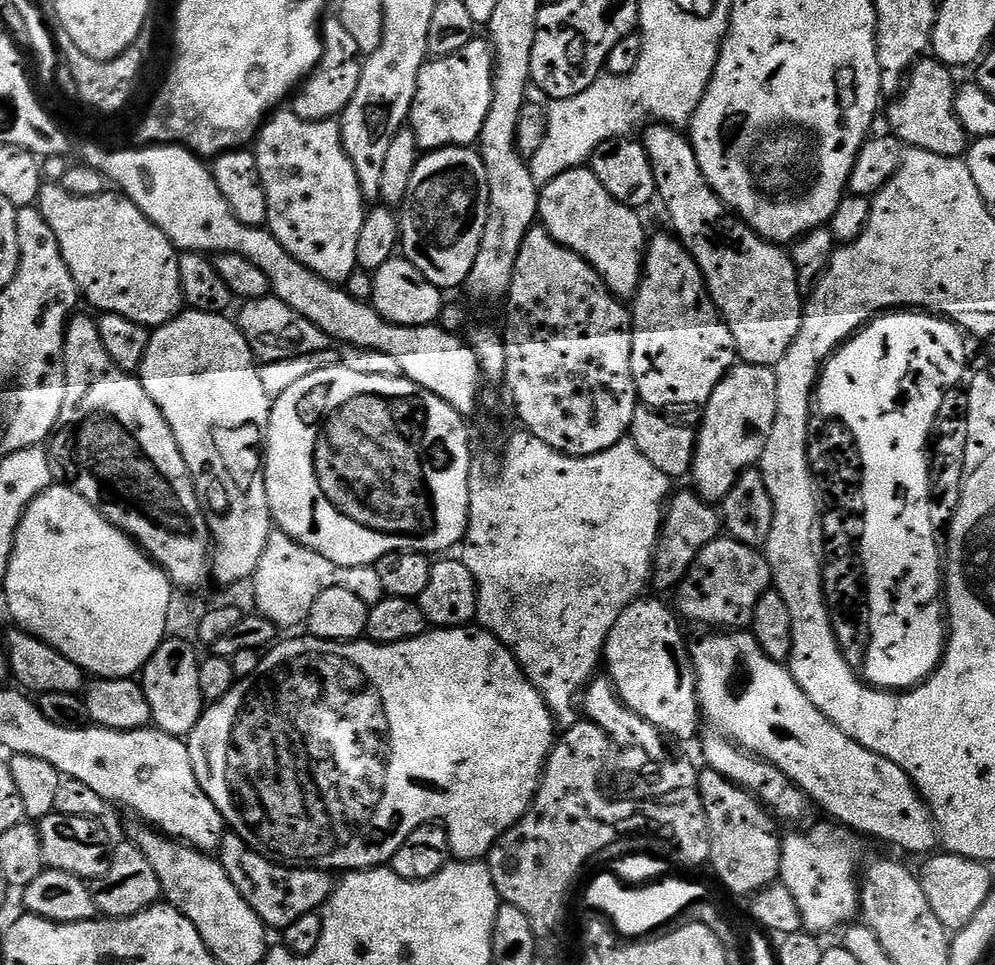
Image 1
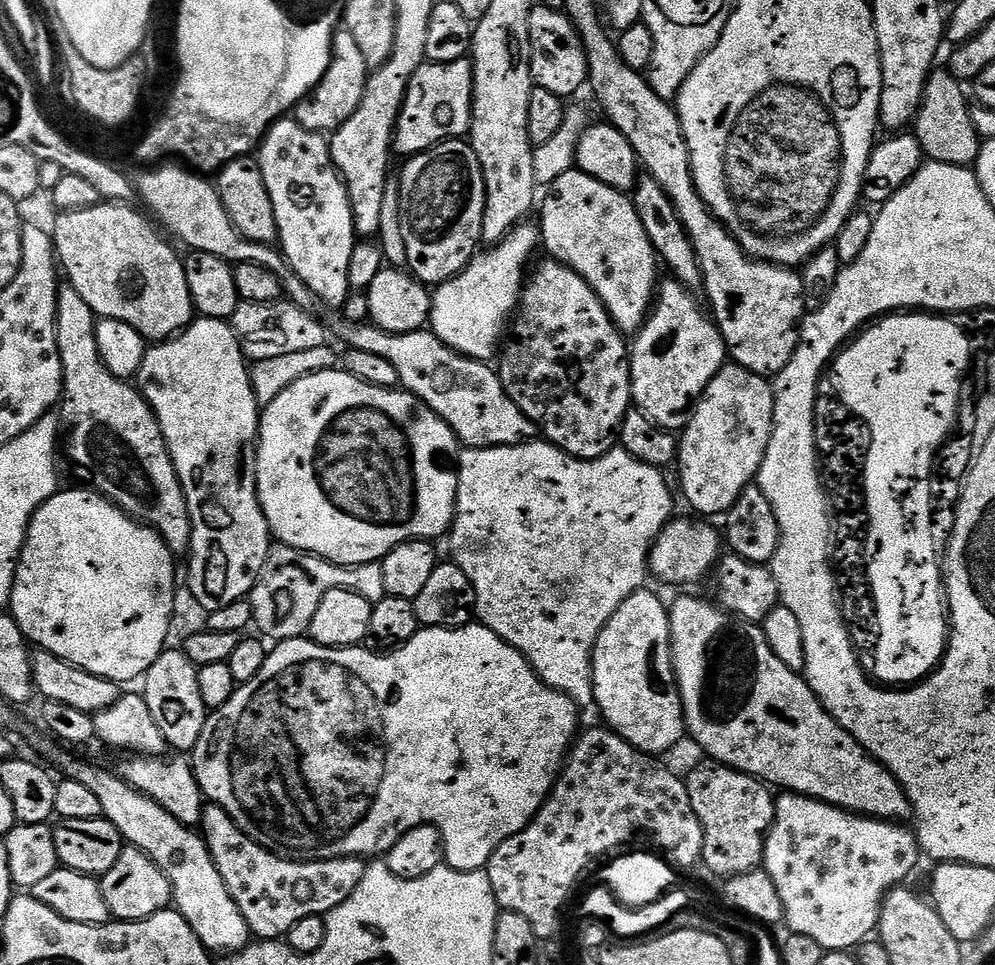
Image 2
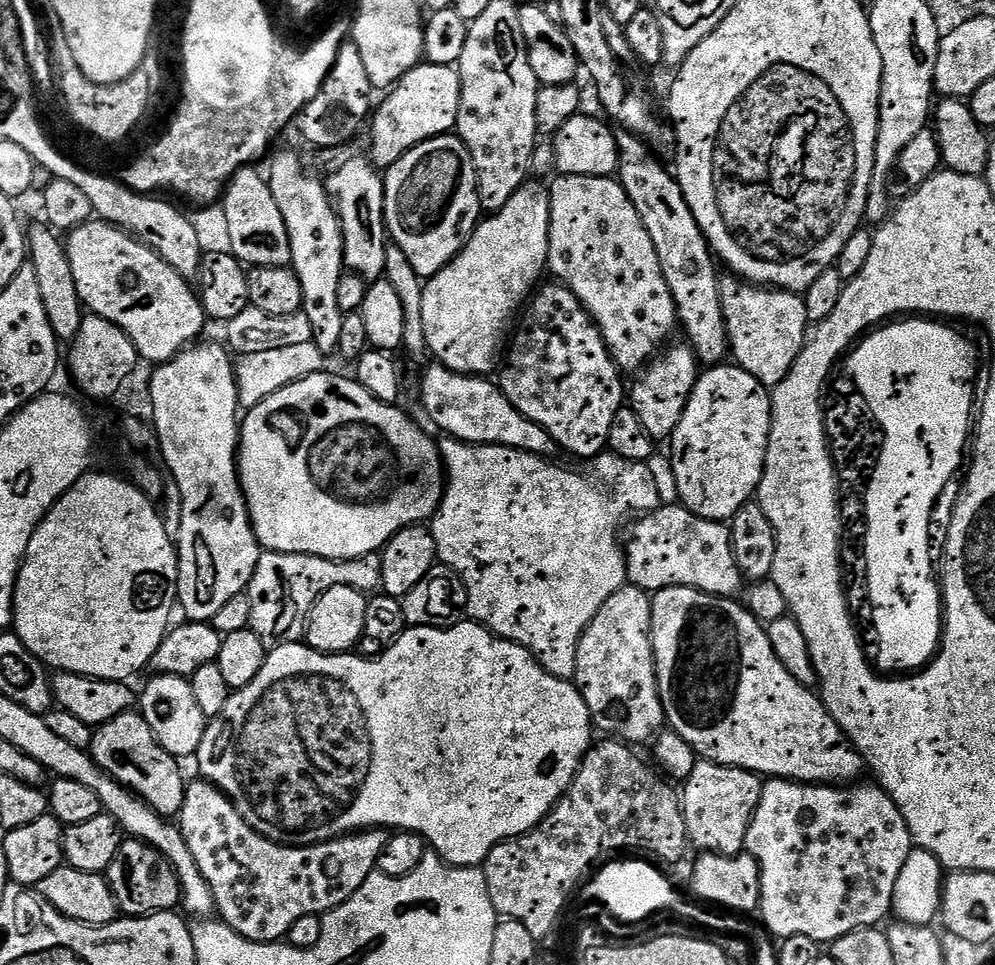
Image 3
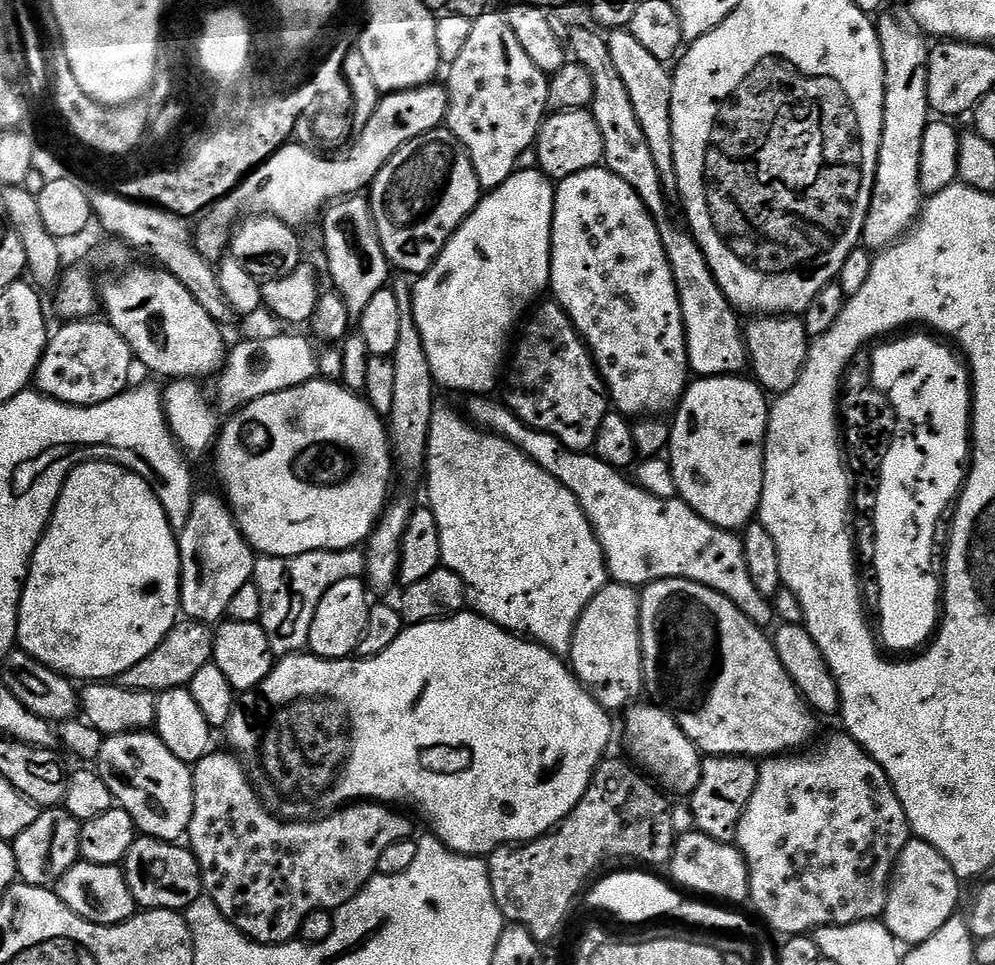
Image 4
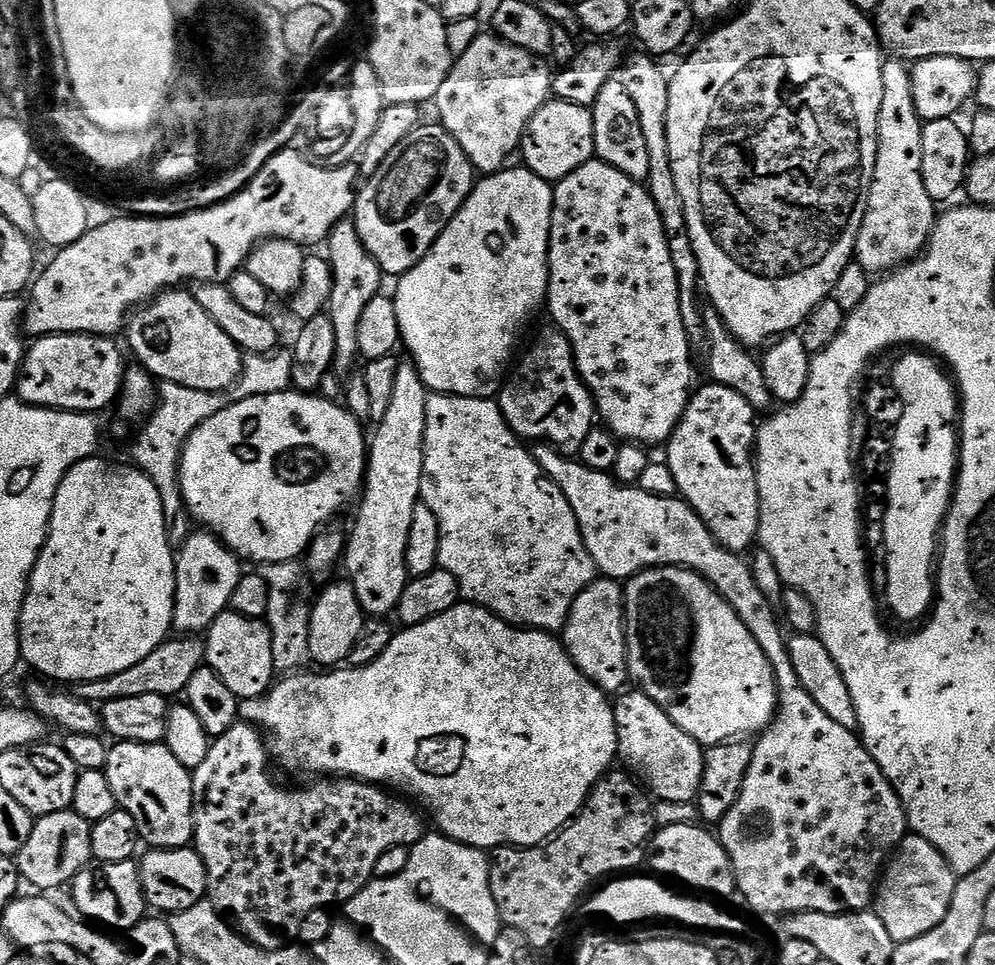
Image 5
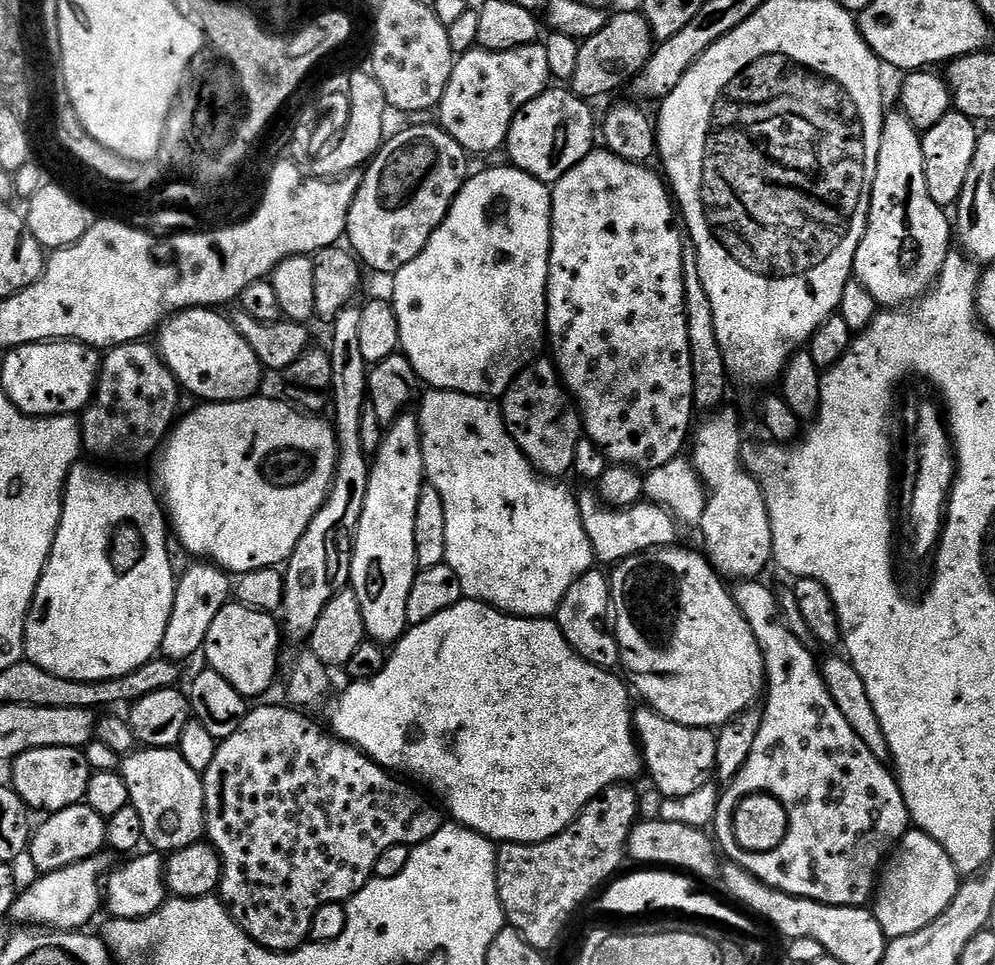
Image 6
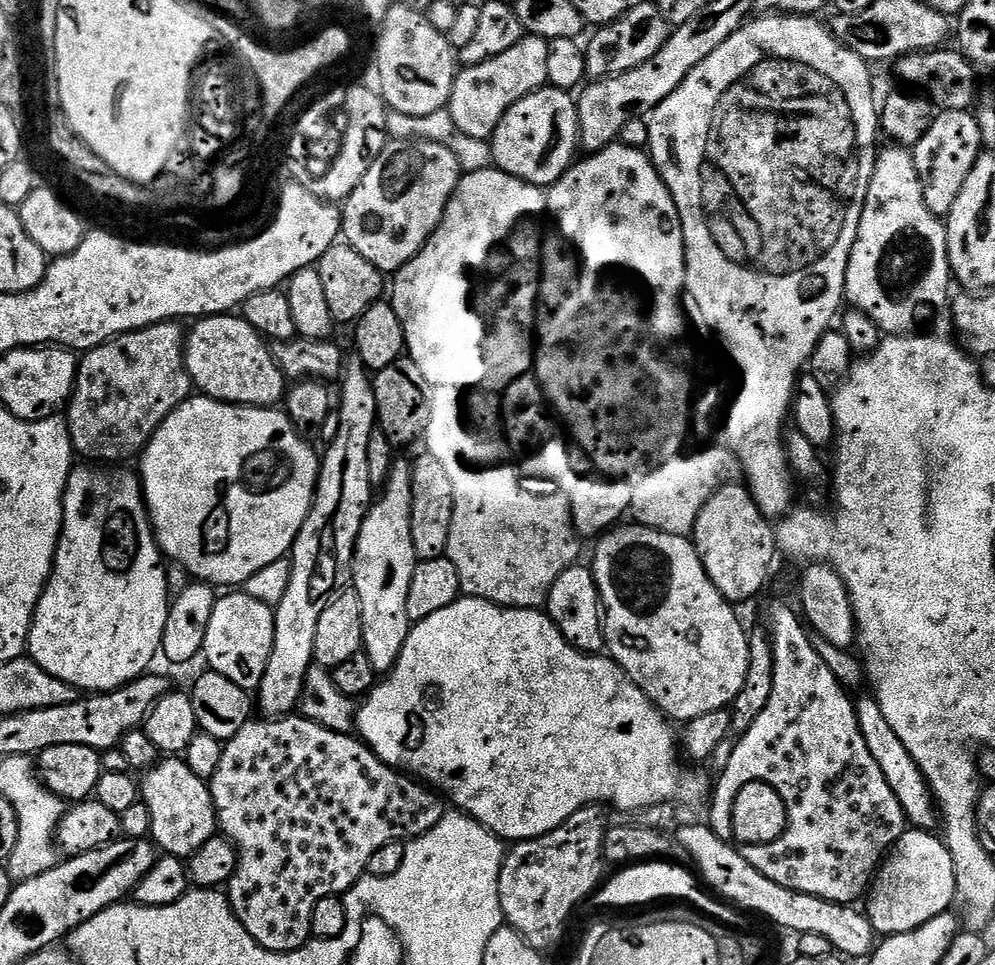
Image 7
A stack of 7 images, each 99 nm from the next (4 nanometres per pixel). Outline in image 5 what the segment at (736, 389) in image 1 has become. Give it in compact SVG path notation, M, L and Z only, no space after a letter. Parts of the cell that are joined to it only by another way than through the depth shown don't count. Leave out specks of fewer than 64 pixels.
M711 382L705 384L705 388L697 387L693 391L684 417L666 442L667 447L672 447L666 463L676 483L676 492L699 514L702 522L706 522L717 542L726 550L744 554L751 544L757 543L760 535L760 495L754 463L758 412L742 394L738 394L738 390Z

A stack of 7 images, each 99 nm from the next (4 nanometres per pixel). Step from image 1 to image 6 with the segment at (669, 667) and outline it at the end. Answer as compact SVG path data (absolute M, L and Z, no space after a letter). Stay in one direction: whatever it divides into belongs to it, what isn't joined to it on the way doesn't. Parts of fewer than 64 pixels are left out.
M593 570L582 574L570 590L566 590L566 598L558 606L555 621L560 627L560 633L566 638L566 642L586 662L590 662L599 668L615 669L620 664L620 647L615 635L611 631L604 632L604 623L609 623L612 610L612 585L609 577L604 576L599 570Z

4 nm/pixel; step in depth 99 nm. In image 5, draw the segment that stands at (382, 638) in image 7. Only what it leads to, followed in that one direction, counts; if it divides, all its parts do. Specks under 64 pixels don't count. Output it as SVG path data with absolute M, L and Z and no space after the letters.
M397 363L390 407L375 425L376 433L370 436L368 470L359 501L360 513L356 516L352 536L350 532L346 540L346 564L348 560L348 572L352 575L349 576L350 583L358 594L360 605L372 618L384 618L395 613L402 590L410 579L406 566L406 542L410 538L414 510L421 503L420 483L429 395L430 389L422 382L415 364Z

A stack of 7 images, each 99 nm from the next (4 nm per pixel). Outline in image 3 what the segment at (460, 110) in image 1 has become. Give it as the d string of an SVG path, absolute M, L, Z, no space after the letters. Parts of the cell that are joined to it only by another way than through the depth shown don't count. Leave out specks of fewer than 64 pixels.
M421 62L392 85L385 96L388 97L377 106L372 116L370 159L377 166L398 162L398 158L414 146L435 136L447 136L455 129L460 105L460 74L450 64Z

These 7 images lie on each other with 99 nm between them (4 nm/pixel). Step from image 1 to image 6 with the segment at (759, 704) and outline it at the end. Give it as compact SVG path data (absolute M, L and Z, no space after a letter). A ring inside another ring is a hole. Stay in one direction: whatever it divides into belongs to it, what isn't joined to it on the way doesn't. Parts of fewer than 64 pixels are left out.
M673 546L671 548L655 548L653 552L639 552L630 558L620 561L610 572L610 583L612 585L612 610L611 615L616 620L616 628L614 627L614 635L618 646L620 647L620 664L622 668L632 675L630 679L631 687L641 696L643 703L653 711L661 715L662 718L669 719L670 722L681 724L686 727L700 727L711 730L719 730L725 724L730 723L738 714L742 714L748 708L753 707L757 703L756 699L761 699L762 693L766 688L766 677L764 675L764 652L758 646L758 642L754 638L754 630L750 630L750 626L746 622L746 618L738 610L735 595L731 591L728 592L725 581L719 572L708 563L707 559L699 551L691 552L688 548L680 548L681 546ZM644 616L644 620L648 624L652 624L648 628L648 633L644 633L640 629L640 619Z

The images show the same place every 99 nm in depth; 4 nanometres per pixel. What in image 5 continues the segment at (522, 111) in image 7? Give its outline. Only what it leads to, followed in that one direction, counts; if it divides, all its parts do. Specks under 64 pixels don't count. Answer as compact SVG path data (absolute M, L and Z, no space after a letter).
M549 99L534 114L528 129L524 131L522 149L525 165L538 178L549 182L558 182L574 170L593 159L596 143L594 142L594 118L591 111L565 100Z

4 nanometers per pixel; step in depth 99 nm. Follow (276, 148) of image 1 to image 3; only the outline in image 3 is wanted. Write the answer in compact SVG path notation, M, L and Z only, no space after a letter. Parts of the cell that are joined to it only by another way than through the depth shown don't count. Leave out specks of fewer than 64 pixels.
M280 152L271 157L272 165L266 168L266 179L286 218L286 230L290 234L290 267L302 282L303 314L310 320L313 330L312 343L325 354L335 353L338 337L342 335L342 322L346 313L338 306L338 282L344 277L344 243L340 219L336 217L333 197L329 196L323 179L311 176L304 169L296 152Z

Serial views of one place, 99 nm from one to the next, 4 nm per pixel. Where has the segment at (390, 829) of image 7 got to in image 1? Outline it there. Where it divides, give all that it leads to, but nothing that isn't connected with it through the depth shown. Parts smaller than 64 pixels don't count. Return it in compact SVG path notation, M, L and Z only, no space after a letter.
M231 830L224 833L218 849L218 859L226 874L230 874L230 882L234 882L238 894L246 898L250 910L258 914L268 930L282 930L290 926L290 922L302 918L302 914L320 912L334 891L331 871L323 868L297 868L283 862L267 860Z

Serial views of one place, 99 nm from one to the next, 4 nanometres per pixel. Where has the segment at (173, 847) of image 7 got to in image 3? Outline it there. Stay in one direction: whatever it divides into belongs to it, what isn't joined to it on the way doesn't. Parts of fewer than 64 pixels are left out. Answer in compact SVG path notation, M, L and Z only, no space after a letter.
M139 711L123 712L110 722L99 725L95 729L92 737L92 747L90 755L95 760L98 767L108 775L115 778L124 788L130 792L135 792L141 800L145 800L159 816L172 818L179 813L184 805L184 789L186 779L180 773L177 757L171 756L166 749L154 738L150 726L145 722L143 715Z

